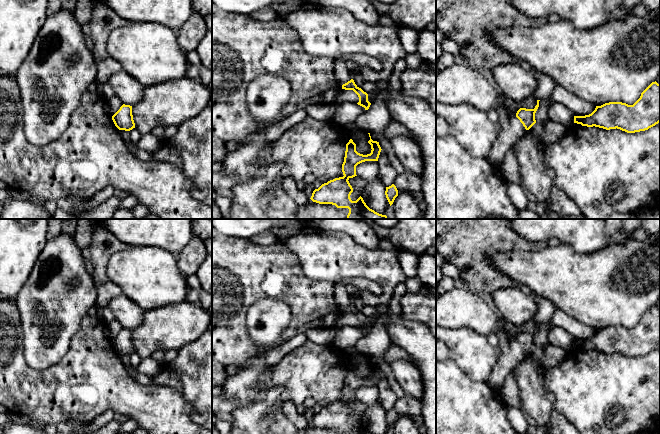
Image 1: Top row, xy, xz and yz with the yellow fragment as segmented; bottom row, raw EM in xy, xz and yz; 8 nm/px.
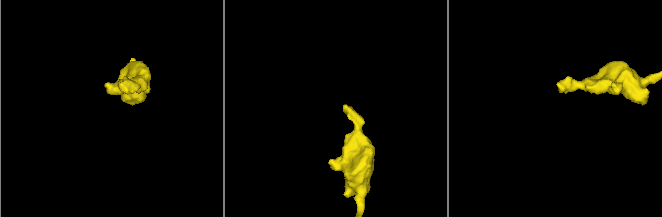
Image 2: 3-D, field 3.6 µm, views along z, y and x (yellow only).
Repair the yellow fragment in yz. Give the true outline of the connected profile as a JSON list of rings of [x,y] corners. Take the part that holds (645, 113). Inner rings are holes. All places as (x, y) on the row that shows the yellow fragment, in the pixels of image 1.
[[[652,82],[642,93],[640,98],[633,104],[622,102],[609,102],[596,106],[595,110],[585,116],[574,116],[574,123],[587,127],[599,127],[606,130],[620,129],[627,133],[635,133],[648,130],[660,122],[660,84]]]

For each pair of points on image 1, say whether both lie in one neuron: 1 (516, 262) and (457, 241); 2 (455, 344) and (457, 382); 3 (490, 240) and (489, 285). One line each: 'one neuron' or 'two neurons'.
1: two neurons
2: two neurons
3: one neuron

